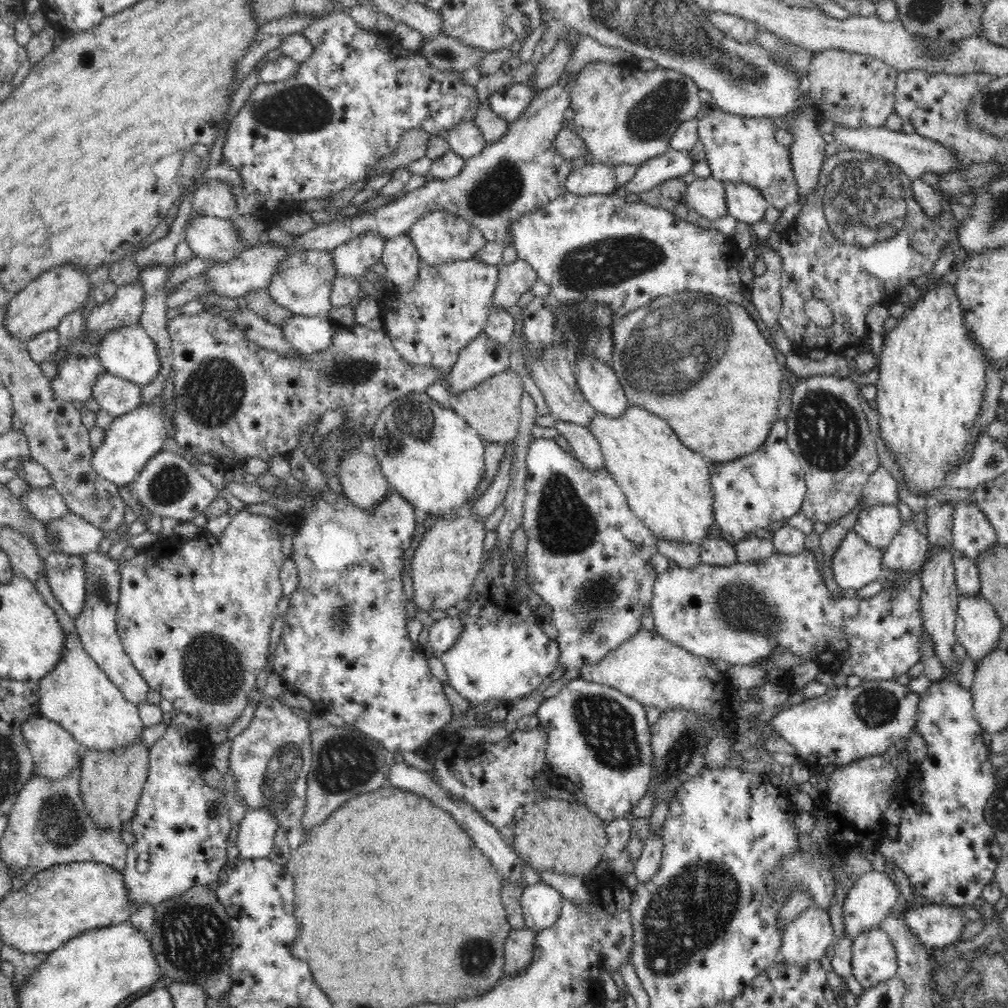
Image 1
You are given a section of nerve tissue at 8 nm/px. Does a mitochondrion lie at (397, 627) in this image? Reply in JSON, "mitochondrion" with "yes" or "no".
{"mitochondrion":"no"}

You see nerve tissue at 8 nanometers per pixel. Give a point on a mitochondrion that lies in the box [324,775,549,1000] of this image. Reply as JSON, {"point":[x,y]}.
{"point":[477,959]}

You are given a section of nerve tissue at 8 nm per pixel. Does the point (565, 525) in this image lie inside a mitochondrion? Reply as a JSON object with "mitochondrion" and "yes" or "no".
{"mitochondrion":"yes"}

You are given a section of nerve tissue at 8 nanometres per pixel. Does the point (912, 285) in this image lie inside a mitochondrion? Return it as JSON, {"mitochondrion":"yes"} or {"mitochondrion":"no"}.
{"mitochondrion":"no"}

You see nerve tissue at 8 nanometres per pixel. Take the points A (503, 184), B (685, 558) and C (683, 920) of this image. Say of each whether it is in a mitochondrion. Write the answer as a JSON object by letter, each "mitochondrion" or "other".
{"A":"mitochondrion","B":"other","C":"mitochondrion"}

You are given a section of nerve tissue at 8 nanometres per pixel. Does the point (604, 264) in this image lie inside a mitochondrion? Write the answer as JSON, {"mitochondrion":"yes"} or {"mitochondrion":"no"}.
{"mitochondrion":"yes"}

